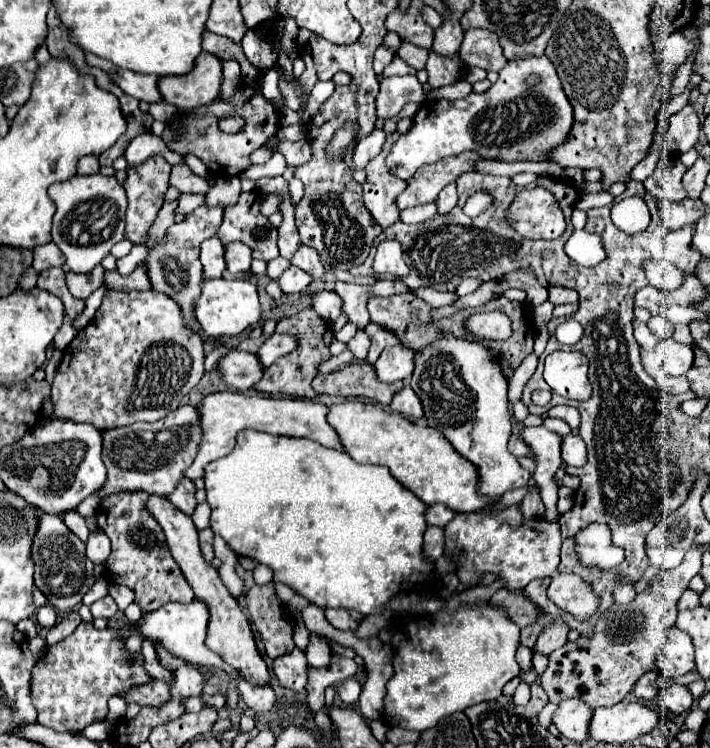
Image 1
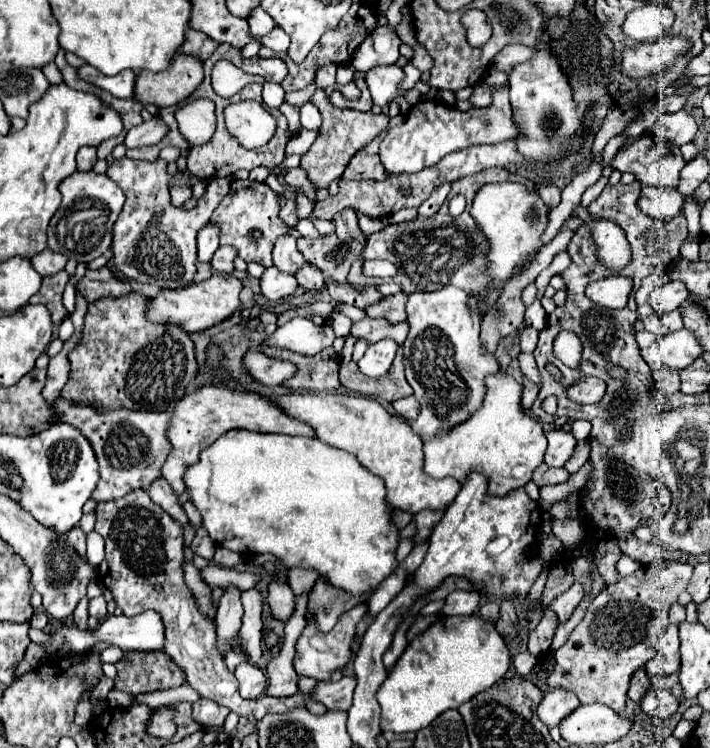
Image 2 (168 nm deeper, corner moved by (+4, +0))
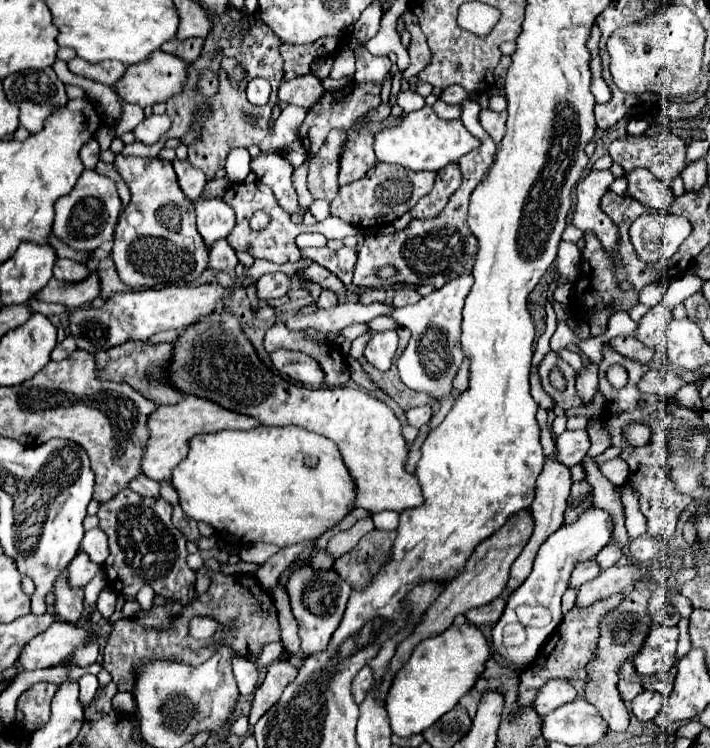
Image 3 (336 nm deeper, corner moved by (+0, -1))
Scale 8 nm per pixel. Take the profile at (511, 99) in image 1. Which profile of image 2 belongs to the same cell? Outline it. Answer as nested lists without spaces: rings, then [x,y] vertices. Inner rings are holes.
[[[508,83],[500,91],[492,93],[492,105],[488,107],[472,107],[468,111],[460,111],[442,101],[420,101],[410,107],[404,117],[404,123],[390,129],[380,145],[380,161],[390,175],[418,173],[424,167],[438,163],[444,155],[452,151],[460,151],[472,145],[482,143],[502,143],[514,139],[520,127],[514,121],[514,111],[508,99]]]

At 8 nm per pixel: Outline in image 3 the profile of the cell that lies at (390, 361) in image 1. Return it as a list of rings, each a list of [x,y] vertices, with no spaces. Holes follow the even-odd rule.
[[[372,332],[364,356],[376,370],[386,372],[392,366],[392,356],[396,352],[396,346],[398,346],[396,332]]]

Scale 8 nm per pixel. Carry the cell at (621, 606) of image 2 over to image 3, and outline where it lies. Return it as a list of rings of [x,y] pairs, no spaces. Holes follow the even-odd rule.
[[[642,582],[630,594],[630,598],[626,598],[618,608],[614,608],[612,612],[608,612],[604,616],[604,620],[600,624],[600,642],[598,642],[598,650],[596,650],[596,660],[592,660],[588,664],[590,680],[584,686],[584,690],[586,690],[584,698],[598,708],[600,716],[606,720],[606,724],[612,732],[626,732],[628,722],[630,722],[630,714],[626,712],[620,692],[616,688],[616,678],[618,678],[618,668],[622,666],[622,660],[628,660],[638,654],[638,648],[642,648],[642,644],[644,644],[644,636],[646,636],[648,628],[652,626],[648,612],[646,612],[648,598],[650,598],[648,584]]]

